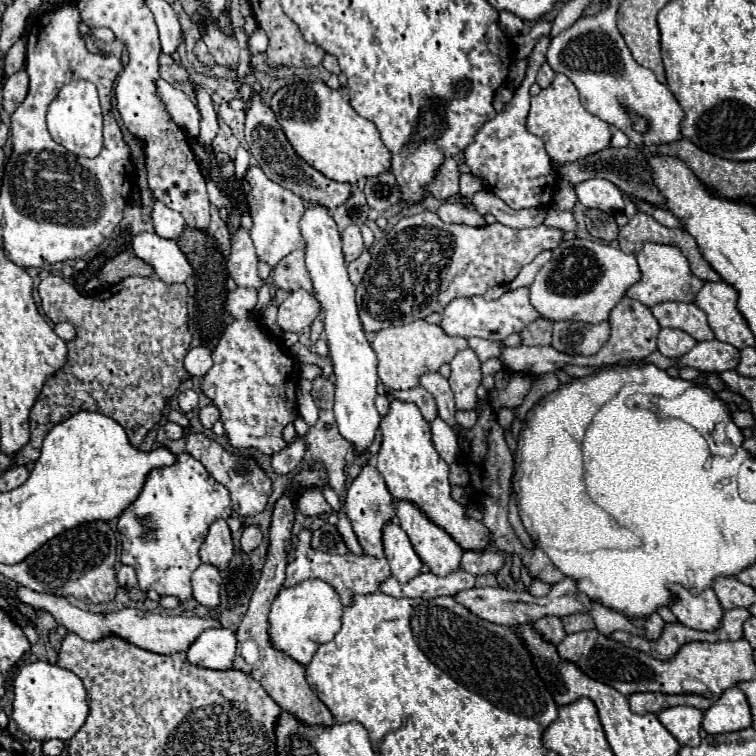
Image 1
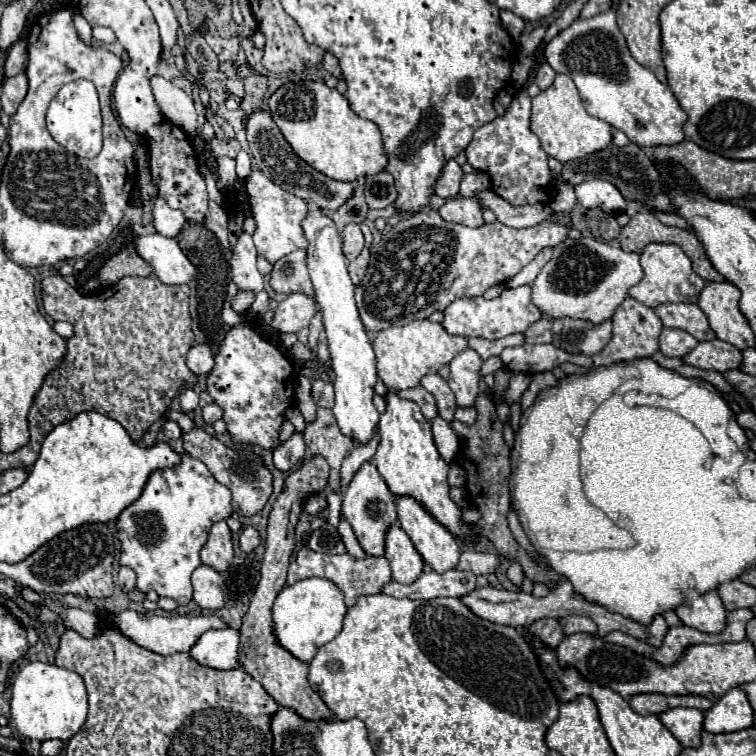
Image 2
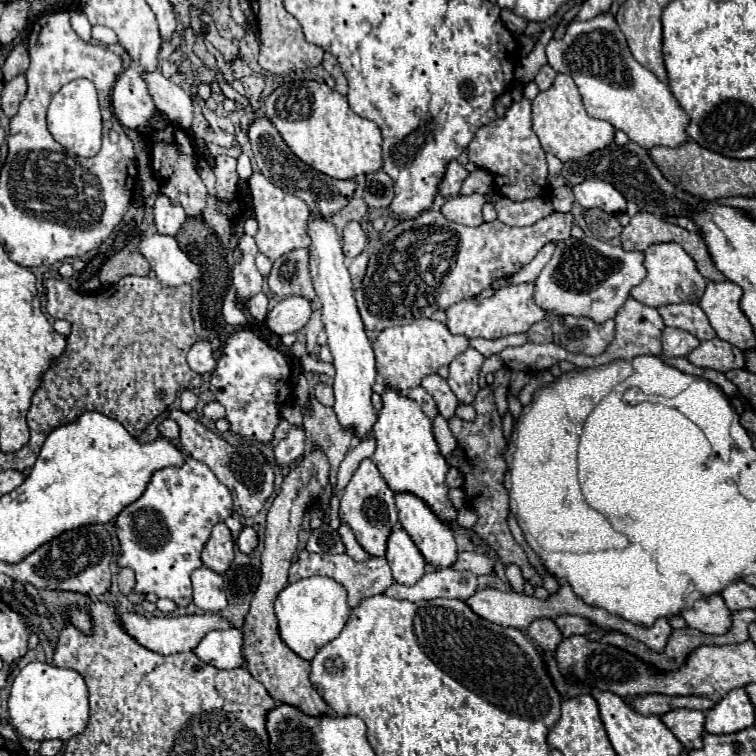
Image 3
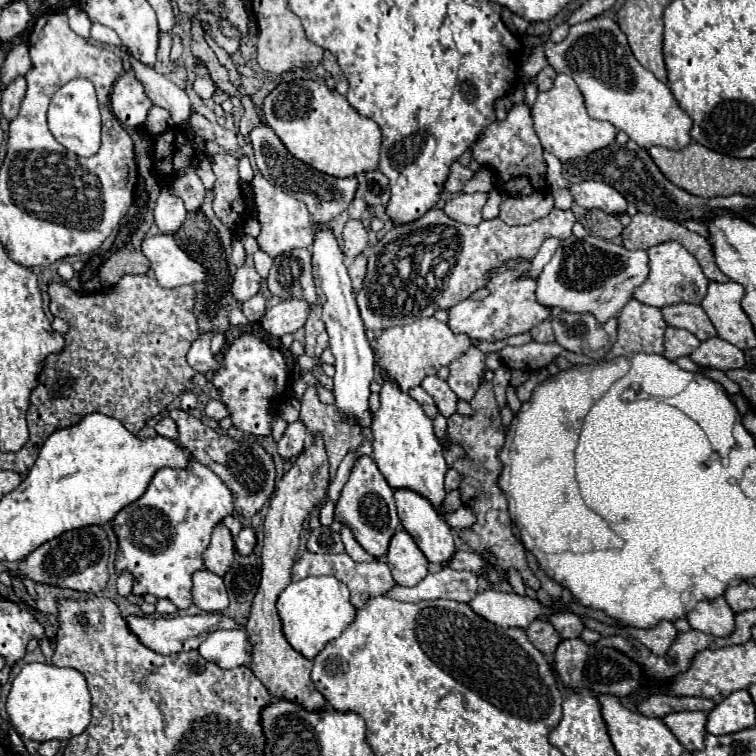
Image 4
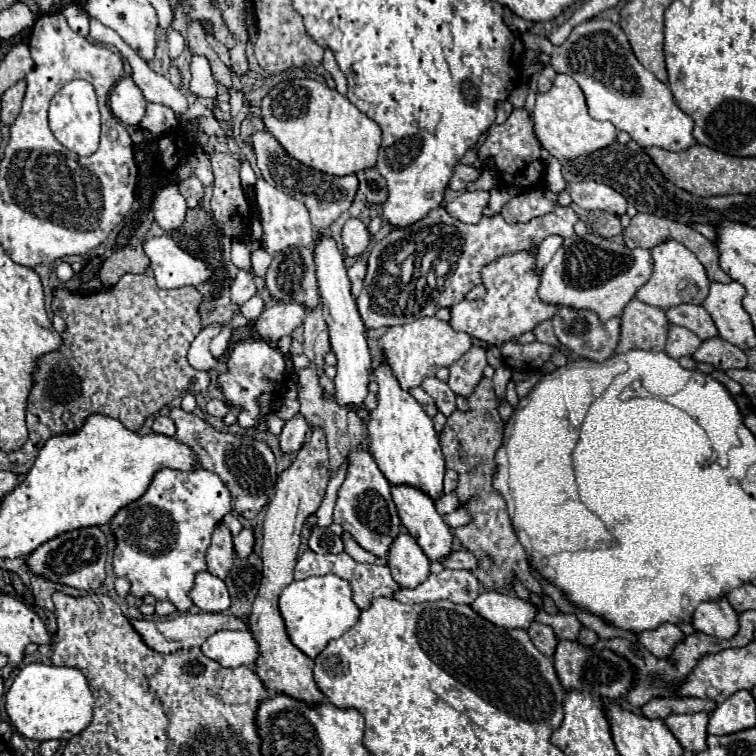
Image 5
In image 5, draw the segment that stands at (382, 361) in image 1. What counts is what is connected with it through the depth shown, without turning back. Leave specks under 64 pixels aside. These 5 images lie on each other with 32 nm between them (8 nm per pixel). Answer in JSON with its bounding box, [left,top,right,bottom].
[378,316,472,390]

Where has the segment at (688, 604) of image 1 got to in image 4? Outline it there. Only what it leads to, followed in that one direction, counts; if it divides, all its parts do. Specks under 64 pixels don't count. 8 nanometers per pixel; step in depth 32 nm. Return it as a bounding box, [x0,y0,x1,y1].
[686,596,734,636]

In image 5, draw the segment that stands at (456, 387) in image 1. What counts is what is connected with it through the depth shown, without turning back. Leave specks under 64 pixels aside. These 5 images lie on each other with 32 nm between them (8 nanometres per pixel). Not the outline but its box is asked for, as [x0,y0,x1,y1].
[448,346,486,398]

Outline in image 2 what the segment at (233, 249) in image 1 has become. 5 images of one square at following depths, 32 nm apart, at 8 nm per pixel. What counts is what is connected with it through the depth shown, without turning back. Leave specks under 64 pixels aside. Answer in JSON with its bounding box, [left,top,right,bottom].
[230,232,264,292]

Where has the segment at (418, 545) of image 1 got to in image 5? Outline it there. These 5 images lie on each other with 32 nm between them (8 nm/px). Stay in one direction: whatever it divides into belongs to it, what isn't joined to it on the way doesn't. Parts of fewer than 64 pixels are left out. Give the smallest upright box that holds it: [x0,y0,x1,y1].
[392,486,452,562]

